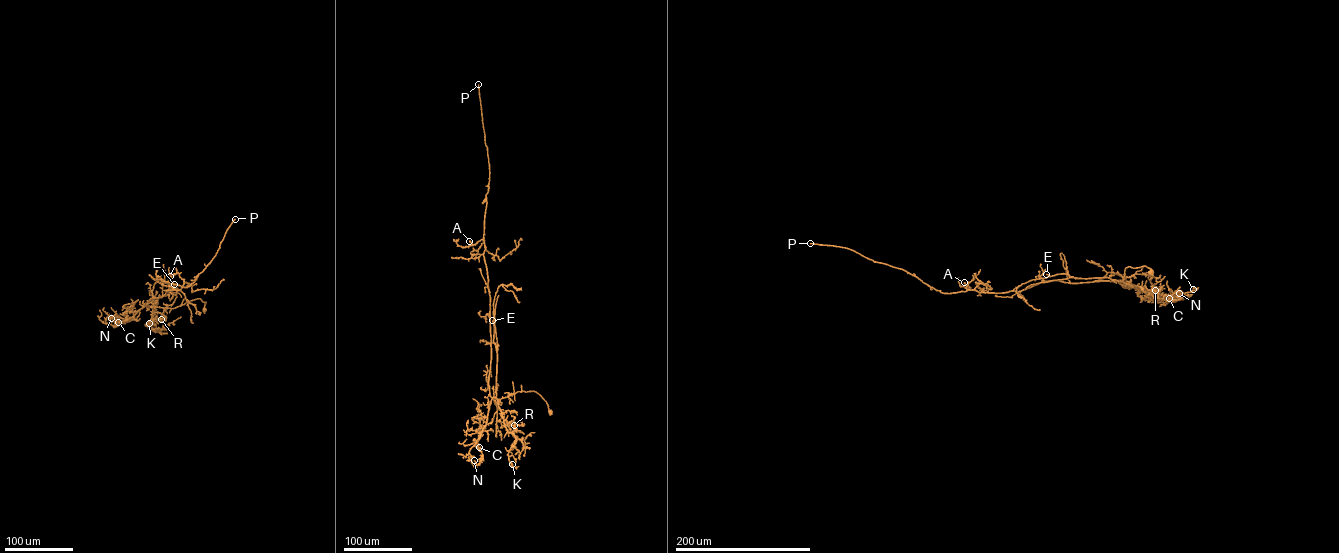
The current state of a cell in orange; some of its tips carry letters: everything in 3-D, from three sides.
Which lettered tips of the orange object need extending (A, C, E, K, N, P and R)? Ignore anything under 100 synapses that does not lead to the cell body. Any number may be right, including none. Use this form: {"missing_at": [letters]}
{"missing_at": ["P"]}

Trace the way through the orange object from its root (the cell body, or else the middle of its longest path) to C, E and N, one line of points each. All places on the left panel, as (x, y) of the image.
C: (203, 310), (206, 302), (199, 298), (172, 308), (149, 302), (129, 321), (120, 324), (115, 319), (118, 322)
E: (203, 310), (206, 302), (199, 298), (174, 308), (154, 306), (156, 300), (168, 294), (169, 287), (174, 284)
N: (203, 310), (206, 302), (199, 298), (172, 308), (151, 302), (115, 326), (106, 324), (111, 318)

